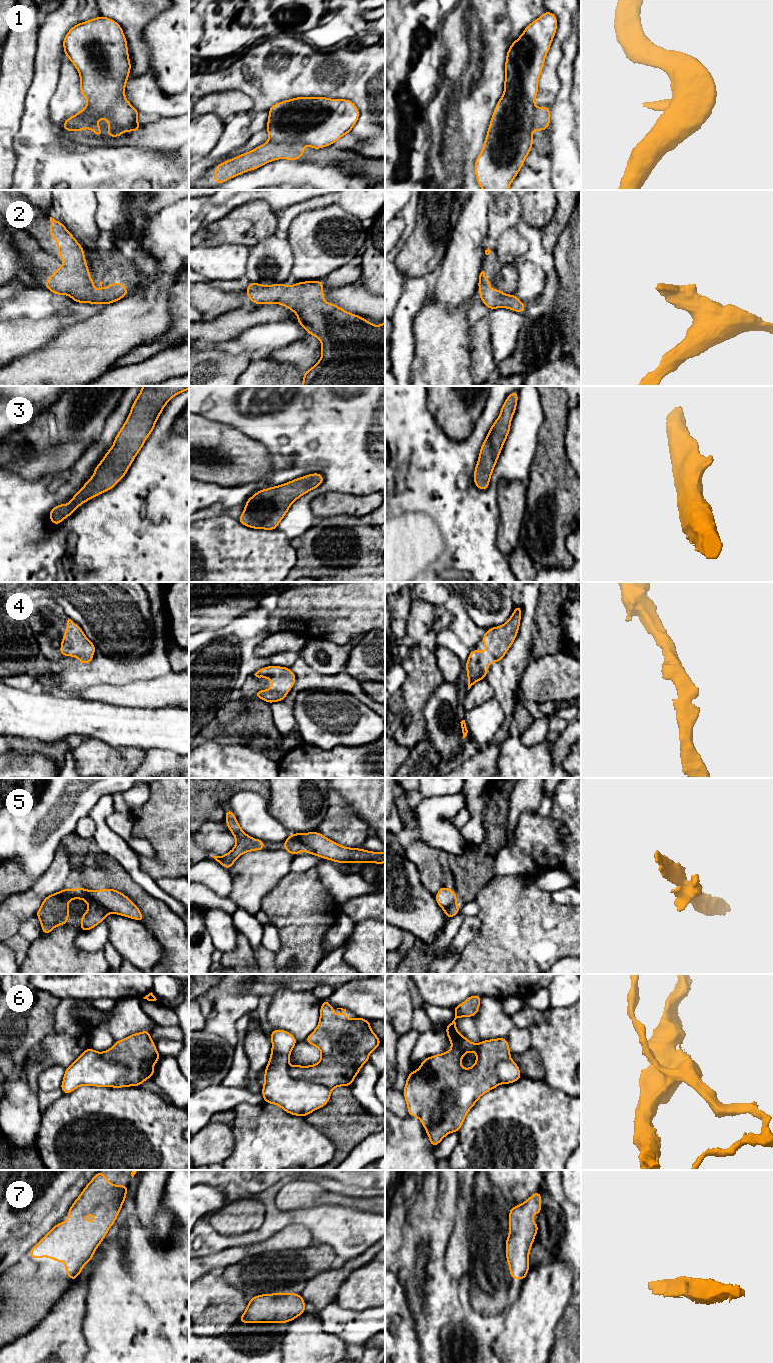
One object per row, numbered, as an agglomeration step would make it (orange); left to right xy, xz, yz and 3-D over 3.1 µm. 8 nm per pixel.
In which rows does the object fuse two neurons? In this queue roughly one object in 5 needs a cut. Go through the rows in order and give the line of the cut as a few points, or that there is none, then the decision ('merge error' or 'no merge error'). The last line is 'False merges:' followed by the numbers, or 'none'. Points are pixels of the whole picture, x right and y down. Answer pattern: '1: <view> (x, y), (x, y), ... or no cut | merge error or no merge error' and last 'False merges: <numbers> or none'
1: xz (269, 140), (294, 144) | merge error
2: no cut | no merge error
3: no cut | no merge error
4: no cut | no merge error
5: xy (88, 891), (92, 898), (110, 911) | merge error
6: xz (288, 1066), (288, 1072), (296, 1079), (322, 1084), (330, 1090) | merge error
7: no cut | no merge error
False merges: 1, 5, 6

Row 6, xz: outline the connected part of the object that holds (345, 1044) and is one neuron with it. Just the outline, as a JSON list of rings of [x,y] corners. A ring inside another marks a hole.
[[[328,999],[322,1002],[320,1019],[316,1029],[306,1037],[308,1044],[319,1048],[321,1060],[310,1066],[289,1066],[288,1072],[296,1080],[304,1080],[311,1083],[323,1085],[330,1090],[339,1086],[351,1086],[354,1078],[358,1075],[360,1068],[369,1061],[369,1053],[374,1051],[382,1043],[370,1027],[370,1020],[356,1017],[349,1020],[346,1009],[341,1009],[342,1014],[335,1016],[334,1007]]]

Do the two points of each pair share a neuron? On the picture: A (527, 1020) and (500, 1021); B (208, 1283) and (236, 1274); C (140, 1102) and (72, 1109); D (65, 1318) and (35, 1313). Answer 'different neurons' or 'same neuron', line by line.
A: different neurons
B: different neurons
C: same neuron
D: different neurons

